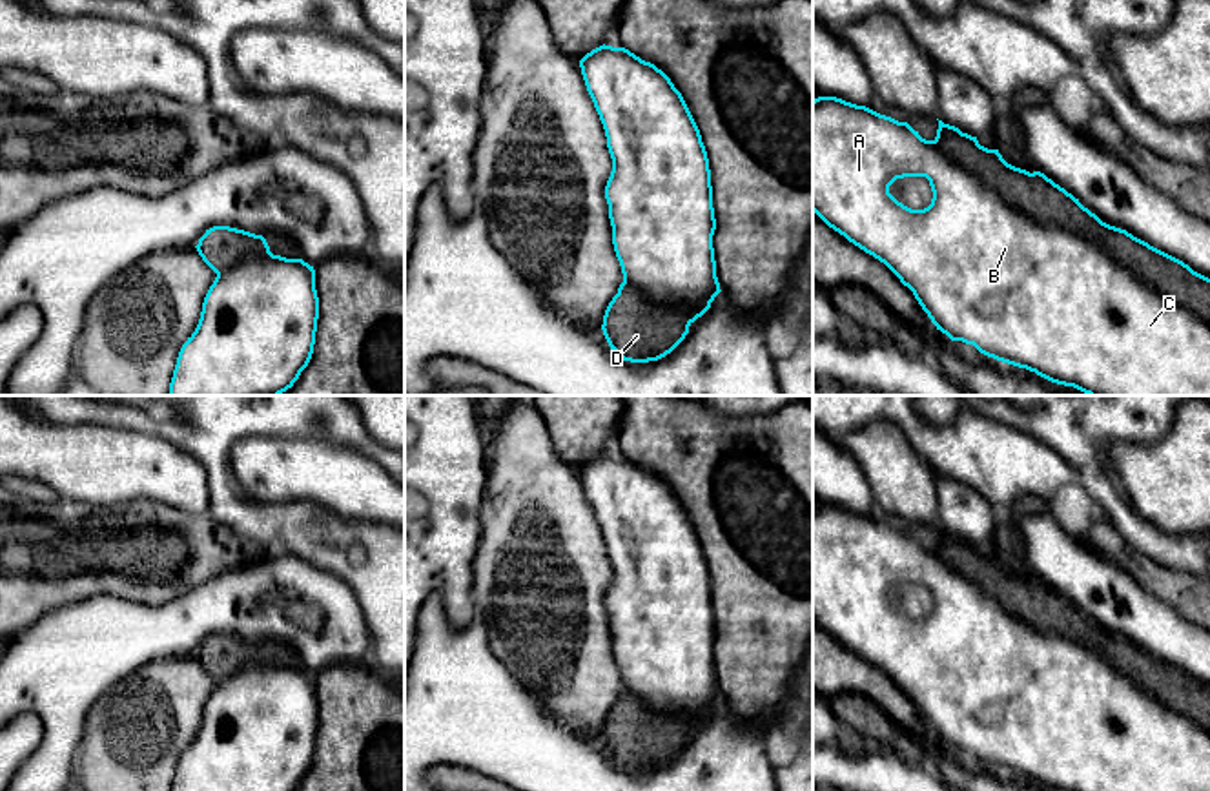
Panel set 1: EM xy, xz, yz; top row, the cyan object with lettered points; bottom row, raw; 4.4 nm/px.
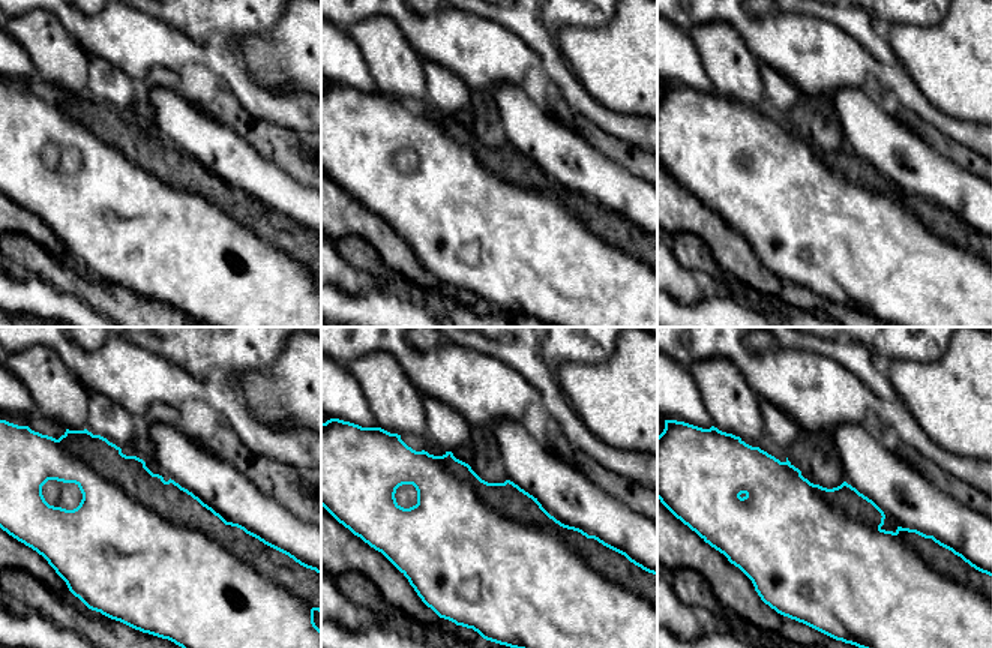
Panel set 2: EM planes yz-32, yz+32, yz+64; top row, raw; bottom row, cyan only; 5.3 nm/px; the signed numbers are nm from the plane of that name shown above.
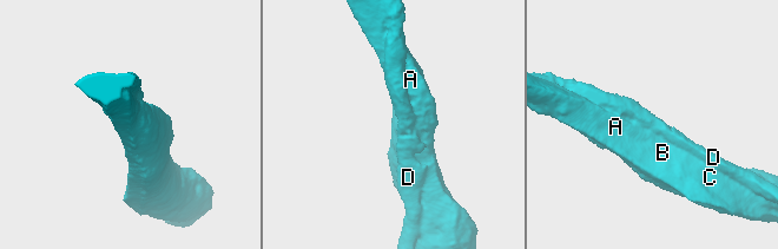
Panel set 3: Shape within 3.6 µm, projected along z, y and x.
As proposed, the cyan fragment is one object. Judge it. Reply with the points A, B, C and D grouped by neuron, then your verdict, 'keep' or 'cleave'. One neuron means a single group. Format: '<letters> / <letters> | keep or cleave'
A B C / D | cleave

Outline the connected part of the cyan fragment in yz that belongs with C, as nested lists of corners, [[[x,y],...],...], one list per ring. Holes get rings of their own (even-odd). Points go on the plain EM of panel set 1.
[[[836,505],[815,507],[813,620],[884,671],[913,700],[937,738],[988,765],[1051,791],[1210,791],[1206,729],[1148,696],[1090,647],[1028,625],[908,530]],[[904,585],[929,589],[933,607],[928,616],[911,618],[889,601],[889,594]]]

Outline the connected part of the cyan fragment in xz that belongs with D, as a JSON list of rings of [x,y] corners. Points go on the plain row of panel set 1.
[[[623,689],[605,718],[601,738],[618,765],[649,771],[671,762],[689,734],[685,716],[652,711]]]

